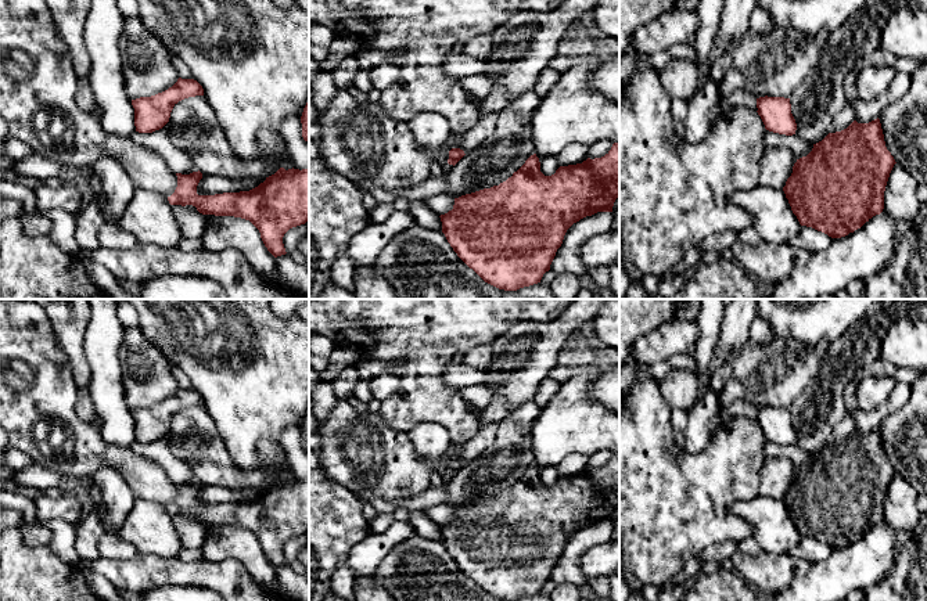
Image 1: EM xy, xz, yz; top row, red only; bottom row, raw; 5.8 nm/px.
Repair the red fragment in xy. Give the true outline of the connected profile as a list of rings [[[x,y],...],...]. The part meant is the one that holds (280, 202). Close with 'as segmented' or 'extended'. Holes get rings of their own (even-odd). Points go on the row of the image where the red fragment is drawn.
[[[280,168],[249,191],[198,195],[202,173],[176,173],[177,187],[168,197],[170,205],[193,205],[202,215],[234,216],[249,220],[261,233],[267,251],[285,255],[284,234],[309,220],[309,168]]]; as segmented

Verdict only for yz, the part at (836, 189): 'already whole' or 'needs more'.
already whole

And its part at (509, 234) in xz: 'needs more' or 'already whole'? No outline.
already whole

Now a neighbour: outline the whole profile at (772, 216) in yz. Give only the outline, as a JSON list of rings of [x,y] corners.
[[[758,184],[750,190],[733,192],[729,201],[752,216],[752,226],[766,242],[788,245],[801,230],[783,190]]]

